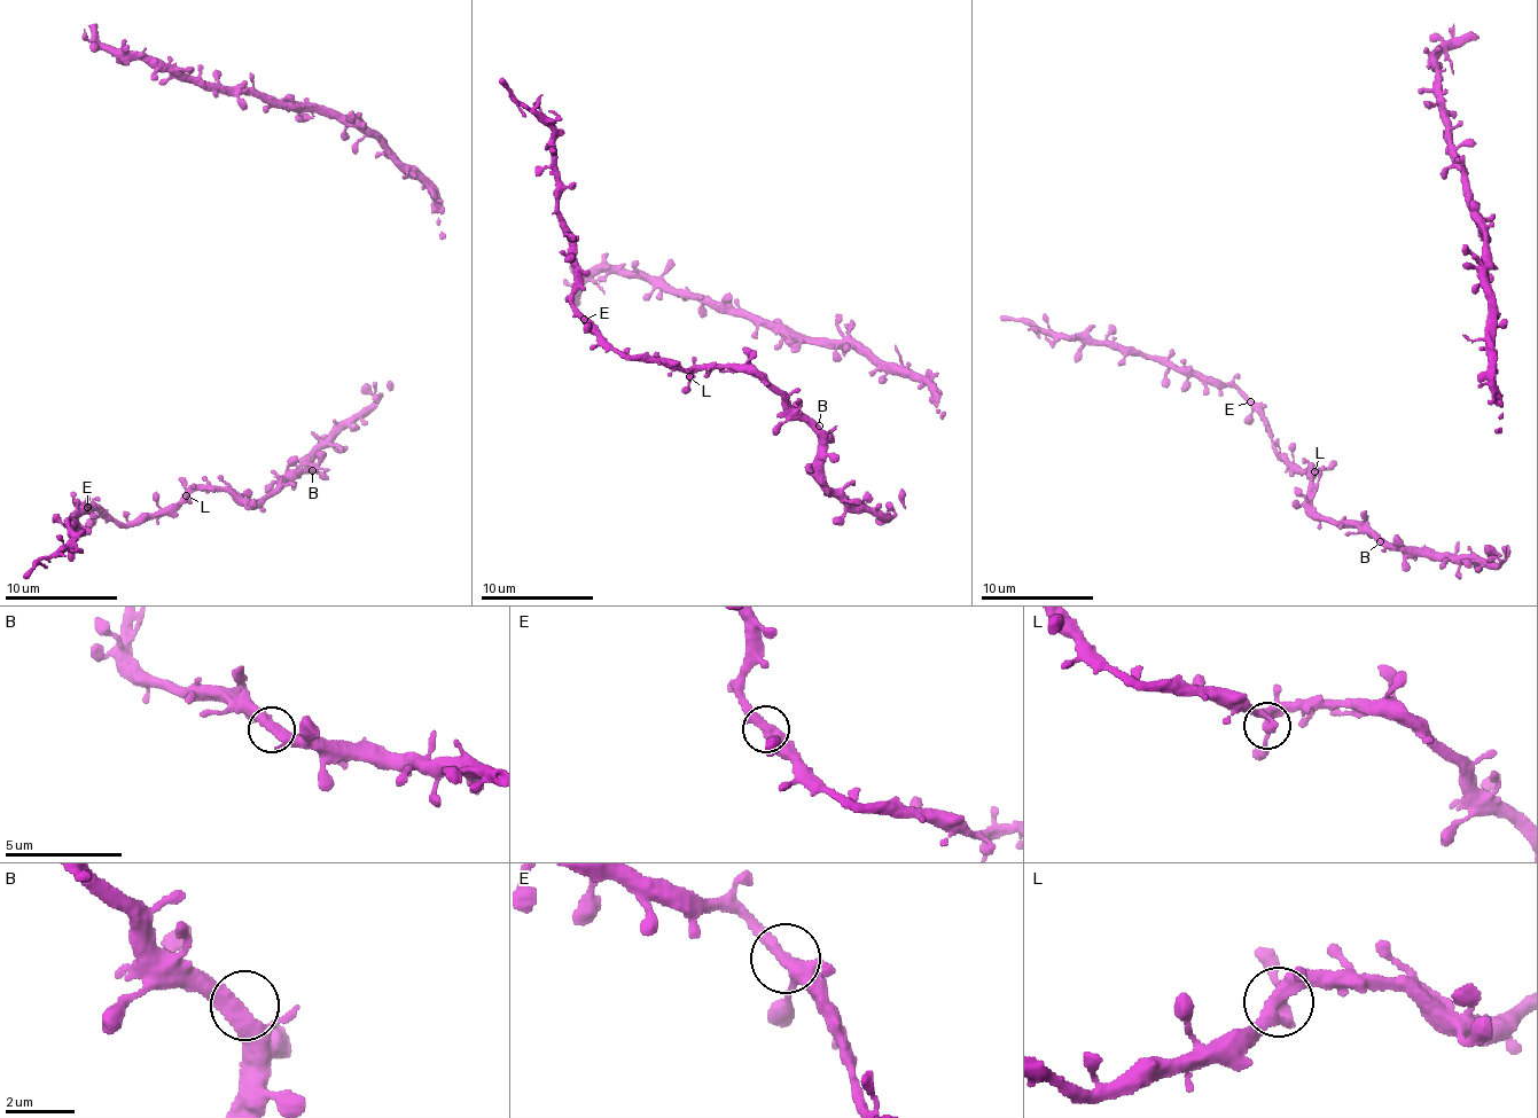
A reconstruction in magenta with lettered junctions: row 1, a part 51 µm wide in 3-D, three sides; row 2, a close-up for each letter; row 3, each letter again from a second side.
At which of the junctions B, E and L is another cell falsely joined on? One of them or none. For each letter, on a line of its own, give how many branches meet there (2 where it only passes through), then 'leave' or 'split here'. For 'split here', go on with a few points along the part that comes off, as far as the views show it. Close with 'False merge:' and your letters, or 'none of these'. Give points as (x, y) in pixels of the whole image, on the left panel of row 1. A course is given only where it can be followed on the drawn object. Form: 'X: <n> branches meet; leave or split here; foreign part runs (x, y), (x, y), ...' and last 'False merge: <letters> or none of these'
B: 3 branches meet; leave
E: 3 branches meet; leave
L: 3 branches meet; leave
False merge: none of these

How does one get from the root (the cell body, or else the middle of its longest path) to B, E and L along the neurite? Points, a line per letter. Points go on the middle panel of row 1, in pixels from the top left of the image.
B: (881, 516), (864, 511), (826, 486), (819, 425)
E: (881, 516), (826, 486), (819, 434), (757, 376), (717, 367), (684, 370), (619, 356), (583, 320)
L: (881, 516), (864, 511), (826, 486), (819, 434), (757, 376), (717, 367), (696, 367), (689, 376)

